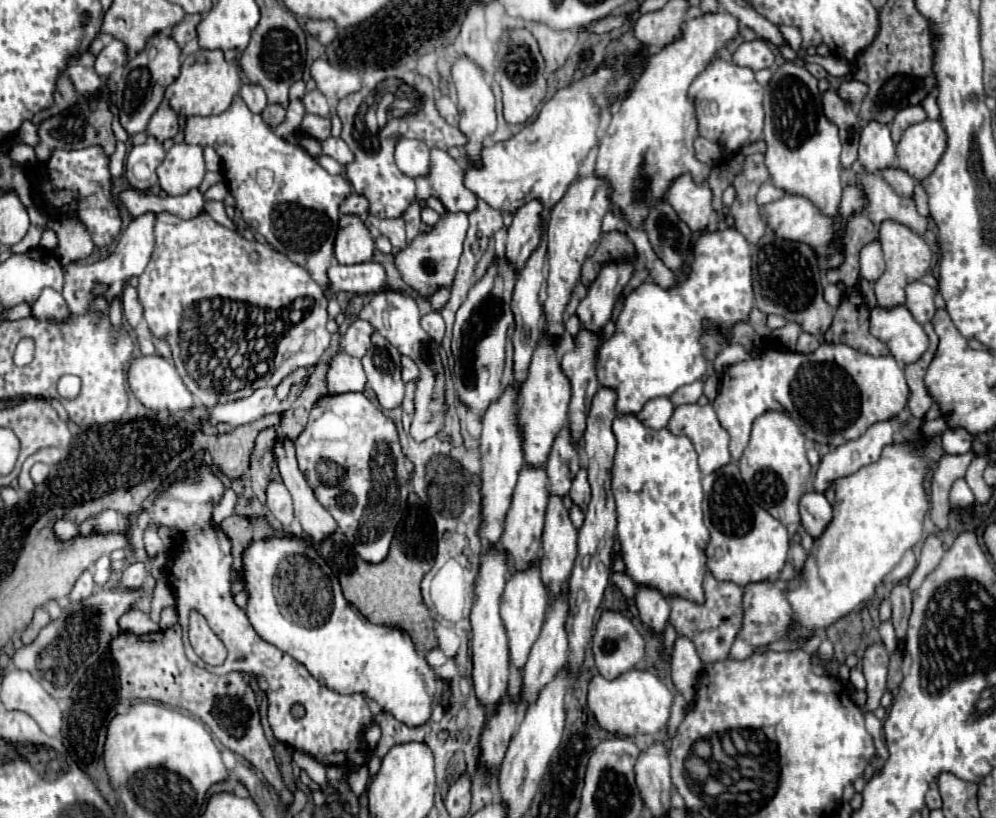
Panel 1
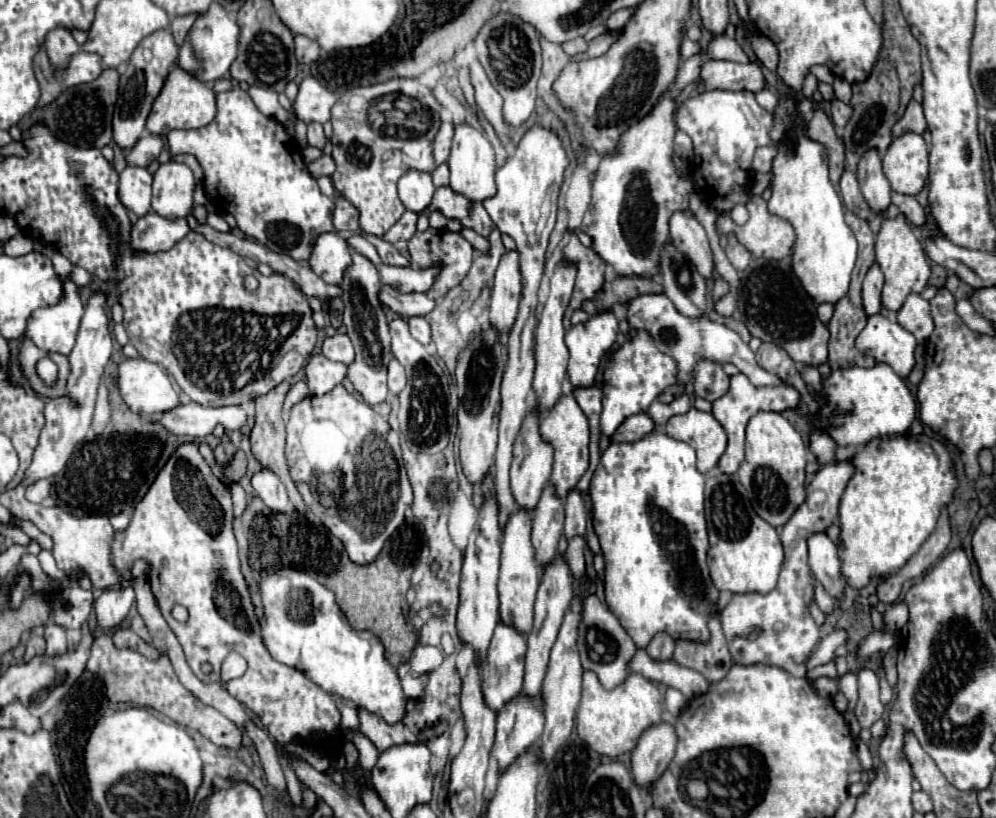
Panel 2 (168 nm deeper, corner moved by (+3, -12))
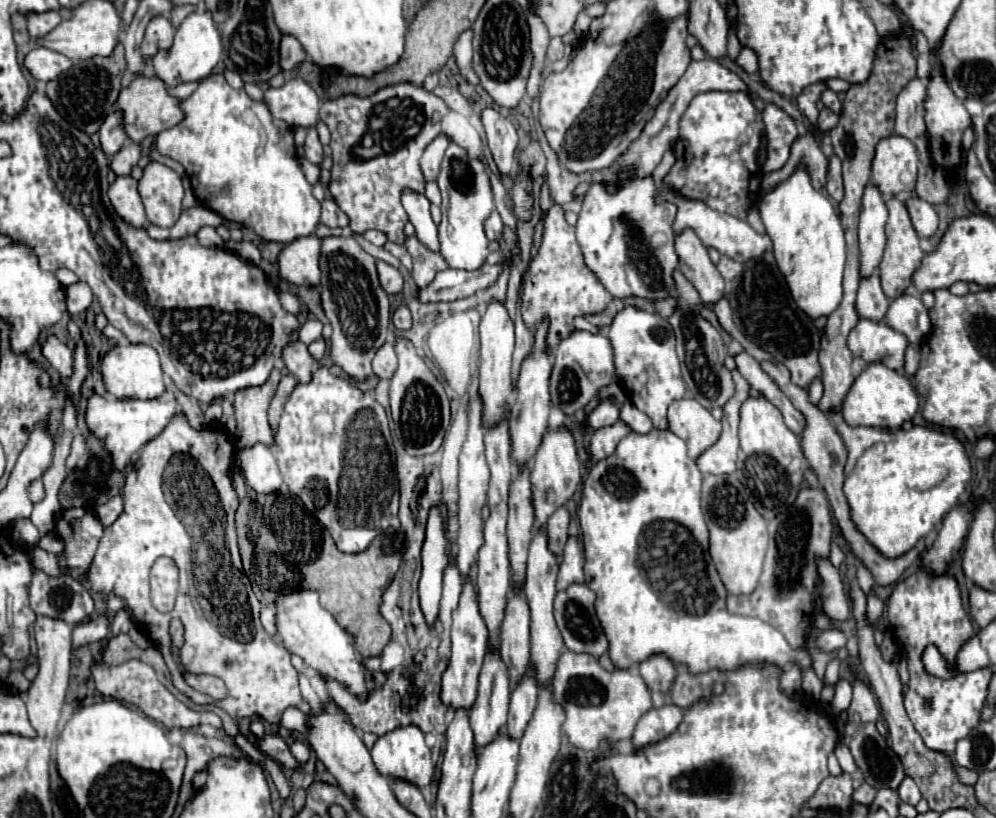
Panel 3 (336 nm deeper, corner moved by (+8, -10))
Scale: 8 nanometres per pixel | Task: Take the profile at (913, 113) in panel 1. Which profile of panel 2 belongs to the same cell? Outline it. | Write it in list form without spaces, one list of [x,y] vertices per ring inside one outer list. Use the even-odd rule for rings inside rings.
[[[911,100],[905,114],[903,114],[903,118],[893,126],[893,138],[899,138],[905,132],[923,134],[925,130],[927,130],[927,120],[923,116],[923,108],[915,100]]]

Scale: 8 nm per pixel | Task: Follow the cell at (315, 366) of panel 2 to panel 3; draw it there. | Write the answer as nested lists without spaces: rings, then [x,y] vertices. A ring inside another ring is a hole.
[[[300,340],[286,344],[286,348],[282,352],[282,360],[284,360],[286,368],[290,370],[290,374],[296,376],[296,380],[302,384],[308,382],[312,378],[312,372],[318,368],[318,362],[308,354],[306,344],[302,344]]]

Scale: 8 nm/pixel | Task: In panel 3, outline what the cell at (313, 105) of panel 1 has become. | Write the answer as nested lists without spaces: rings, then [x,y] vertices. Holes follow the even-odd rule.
[[[314,128],[308,130],[308,138],[306,138],[306,144],[304,144],[304,152],[306,152],[306,158],[308,158],[312,164],[316,164],[316,166],[322,164],[322,156],[324,156],[324,154],[322,154],[322,144],[320,144],[318,134],[316,134]]]

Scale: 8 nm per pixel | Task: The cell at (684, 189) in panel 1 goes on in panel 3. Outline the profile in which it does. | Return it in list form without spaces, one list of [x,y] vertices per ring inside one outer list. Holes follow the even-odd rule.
[[[688,228],[676,236],[676,254],[680,258],[680,272],[698,288],[704,304],[716,304],[726,296],[724,278],[708,258],[708,250],[700,238]]]

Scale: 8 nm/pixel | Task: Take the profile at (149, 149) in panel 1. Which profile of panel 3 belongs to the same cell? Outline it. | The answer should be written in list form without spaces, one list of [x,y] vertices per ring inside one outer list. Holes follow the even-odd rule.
[[[118,176],[108,188],[108,198],[122,220],[126,220],[132,228],[144,228],[148,220],[136,184],[138,182],[132,176]]]

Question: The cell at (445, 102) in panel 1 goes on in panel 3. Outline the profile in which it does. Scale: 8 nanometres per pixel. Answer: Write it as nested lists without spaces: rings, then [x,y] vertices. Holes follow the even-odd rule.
[[[438,136],[426,150],[424,150],[424,156],[420,160],[420,168],[422,168],[422,174],[424,174],[424,180],[426,182],[432,182],[438,178],[438,172],[440,172],[440,164],[442,164],[442,156],[448,148],[448,138],[446,136]]]

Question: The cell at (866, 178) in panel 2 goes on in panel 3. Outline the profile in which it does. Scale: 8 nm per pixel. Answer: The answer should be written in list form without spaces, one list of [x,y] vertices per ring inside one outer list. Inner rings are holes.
[[[872,184],[866,186],[862,198],[862,212],[858,222],[858,246],[860,246],[860,278],[872,276],[878,270],[882,252],[886,246],[884,224],[888,210],[880,190]]]

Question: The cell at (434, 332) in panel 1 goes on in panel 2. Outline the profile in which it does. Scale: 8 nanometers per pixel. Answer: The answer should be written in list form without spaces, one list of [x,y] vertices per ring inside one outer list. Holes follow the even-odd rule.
[[[421,316],[417,318],[409,318],[409,330],[411,330],[411,336],[417,338],[421,344],[429,344],[431,342],[431,328],[429,328],[429,322]]]

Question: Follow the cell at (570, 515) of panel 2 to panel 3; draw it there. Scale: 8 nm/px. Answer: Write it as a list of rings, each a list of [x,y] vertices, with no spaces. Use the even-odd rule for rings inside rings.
[[[566,506],[558,508],[548,520],[548,526],[546,526],[548,548],[550,548],[550,552],[554,552],[554,556],[560,556],[564,550],[564,544],[568,538],[568,522],[570,522],[570,514],[568,514]]]

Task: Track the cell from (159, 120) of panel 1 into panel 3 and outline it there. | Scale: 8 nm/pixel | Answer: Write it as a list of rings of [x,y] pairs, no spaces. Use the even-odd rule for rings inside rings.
[[[128,144],[126,148],[122,148],[120,152],[114,154],[110,168],[116,176],[128,176],[130,170],[138,164],[140,158],[140,146],[138,144]]]

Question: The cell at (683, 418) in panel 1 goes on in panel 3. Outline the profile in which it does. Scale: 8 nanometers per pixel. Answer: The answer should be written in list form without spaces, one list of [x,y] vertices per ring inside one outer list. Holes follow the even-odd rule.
[[[680,398],[668,408],[670,430],[686,440],[688,456],[698,458],[708,450],[720,436],[720,420],[716,420],[710,410],[702,408],[694,398]]]

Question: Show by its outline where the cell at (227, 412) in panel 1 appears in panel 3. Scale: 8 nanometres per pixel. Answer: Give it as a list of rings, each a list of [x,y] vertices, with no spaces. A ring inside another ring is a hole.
[[[164,393],[154,400],[116,400],[92,394],[86,406],[86,426],[102,442],[104,450],[110,454],[110,460],[116,470],[124,470],[132,464],[136,452],[154,436],[158,436],[164,426],[170,422],[172,414],[178,410],[174,395]]]

